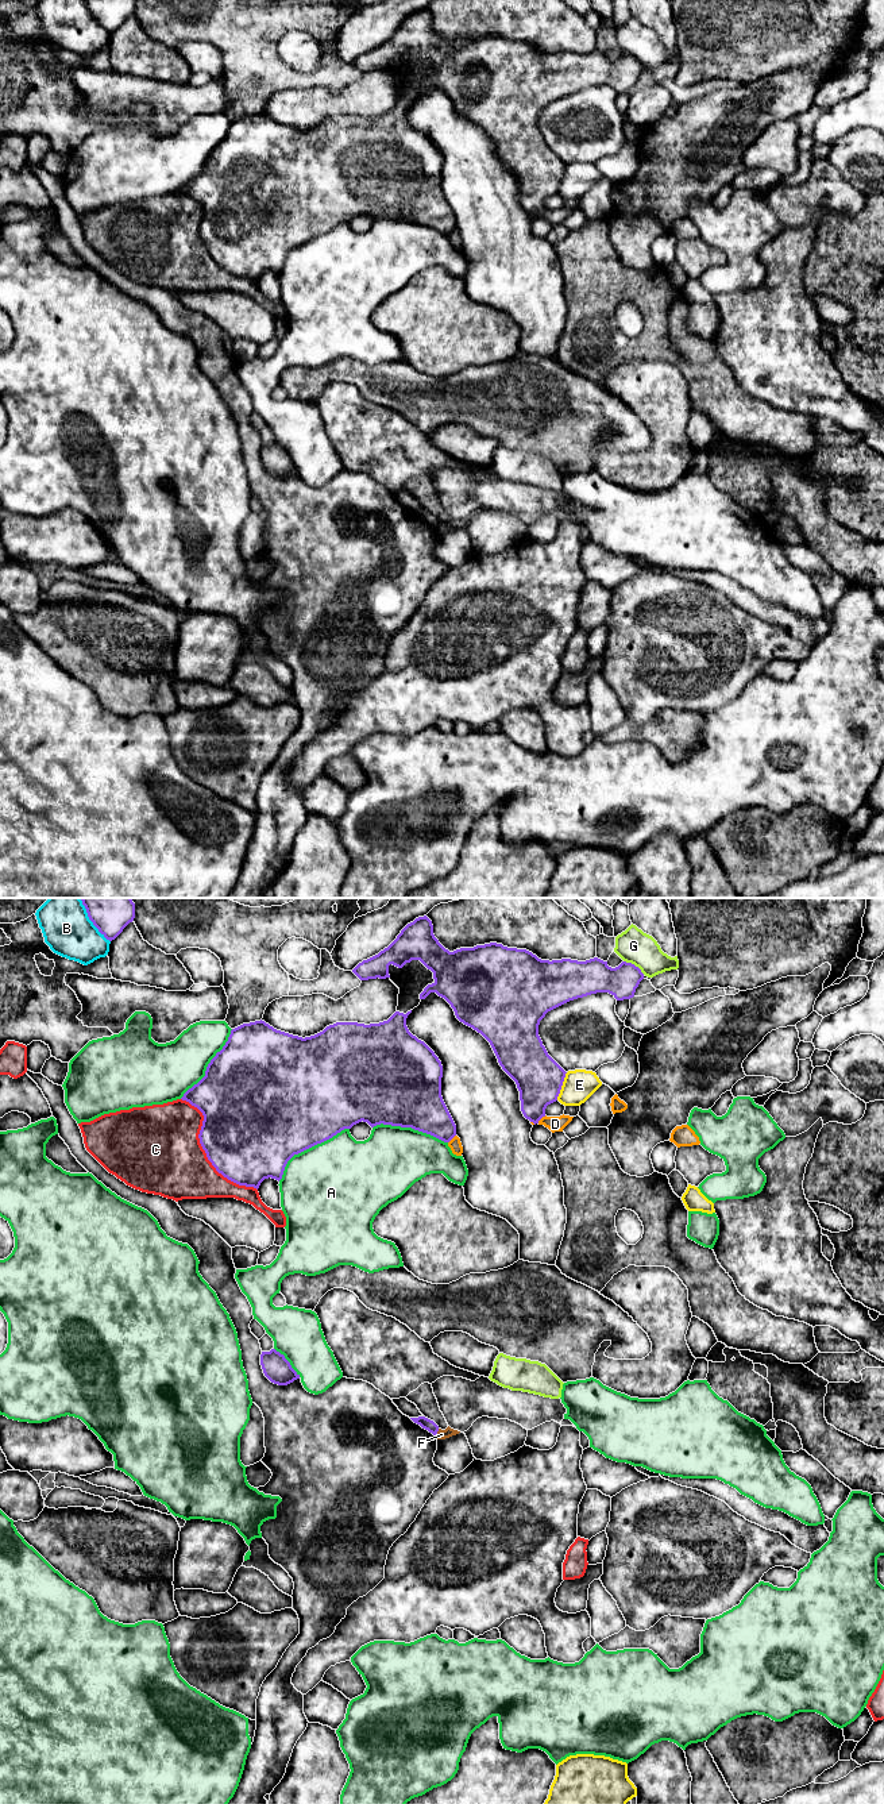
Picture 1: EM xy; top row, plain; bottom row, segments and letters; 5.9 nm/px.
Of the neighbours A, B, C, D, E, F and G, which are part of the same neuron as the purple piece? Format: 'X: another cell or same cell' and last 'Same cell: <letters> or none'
A: another cell
B: another cell
C: another cell
D: another cell
E: another cell
F: another cell
G: another cell
Same cell: none

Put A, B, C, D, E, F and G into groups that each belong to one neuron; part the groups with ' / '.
A / B / C F / D / E / G

